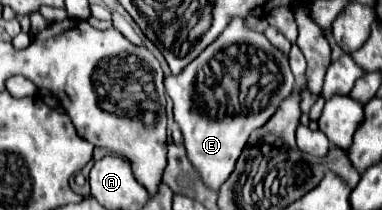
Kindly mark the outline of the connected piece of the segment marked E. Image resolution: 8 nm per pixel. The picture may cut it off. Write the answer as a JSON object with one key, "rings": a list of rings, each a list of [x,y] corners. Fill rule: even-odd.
{"rings":[[[233,18],[233,20],[229,22],[229,26],[225,28],[225,32],[223,32],[209,48],[205,48],[203,54],[197,56],[197,60],[193,60],[193,62],[189,64],[189,68],[185,68],[179,76],[173,76],[173,74],[171,74],[171,76],[165,76],[165,90],[167,90],[167,94],[169,94],[171,100],[173,100],[173,114],[175,114],[175,122],[179,124],[179,128],[181,128],[181,132],[183,132],[187,156],[189,156],[189,160],[193,162],[193,166],[199,170],[203,182],[205,182],[209,188],[219,190],[219,186],[229,178],[229,174],[233,172],[235,162],[237,162],[237,158],[239,158],[239,154],[241,154],[241,150],[243,150],[249,134],[251,134],[255,128],[261,128],[261,126],[275,114],[277,106],[281,104],[281,100],[285,100],[285,98],[291,94],[293,86],[295,86],[295,80],[293,80],[291,70],[289,70],[289,60],[287,60],[287,56],[285,56],[281,50],[277,50],[263,34],[247,28],[247,24],[245,24],[243,18]],[[239,40],[249,40],[253,48],[261,48],[263,52],[273,52],[275,64],[277,64],[277,68],[279,68],[279,72],[281,72],[281,78],[283,78],[283,80],[277,82],[275,96],[269,98],[267,106],[263,106],[261,110],[257,110],[256,112],[248,110],[245,114],[236,114],[233,116],[217,115],[214,118],[209,118],[207,114],[198,113],[198,107],[195,106],[195,98],[197,98],[197,91],[195,89],[197,72],[199,72],[205,64],[209,64],[209,60],[211,60],[219,50],[231,46],[233,42],[239,44]]]}

